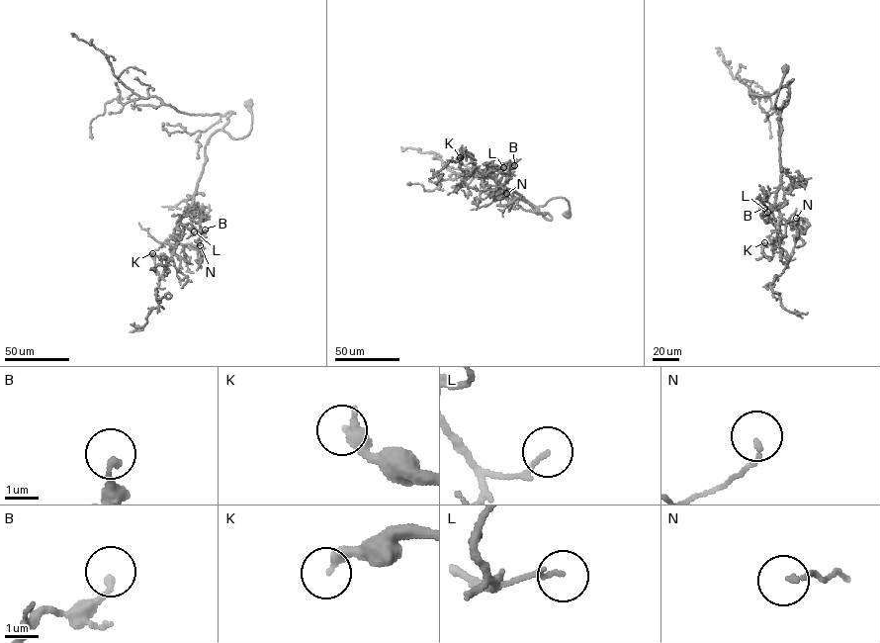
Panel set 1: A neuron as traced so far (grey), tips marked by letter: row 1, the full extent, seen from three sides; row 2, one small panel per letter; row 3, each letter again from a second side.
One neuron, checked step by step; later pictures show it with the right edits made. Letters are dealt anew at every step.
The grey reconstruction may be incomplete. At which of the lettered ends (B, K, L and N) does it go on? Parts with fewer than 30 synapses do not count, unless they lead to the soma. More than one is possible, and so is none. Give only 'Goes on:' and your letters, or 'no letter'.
Goes on: no letter

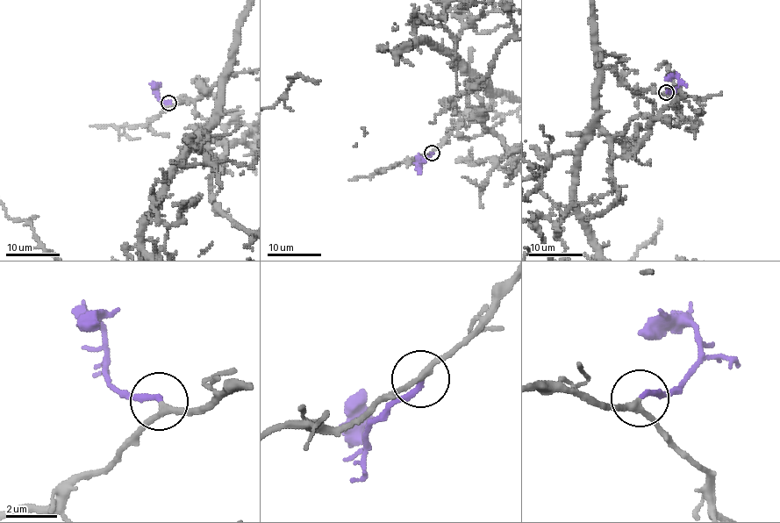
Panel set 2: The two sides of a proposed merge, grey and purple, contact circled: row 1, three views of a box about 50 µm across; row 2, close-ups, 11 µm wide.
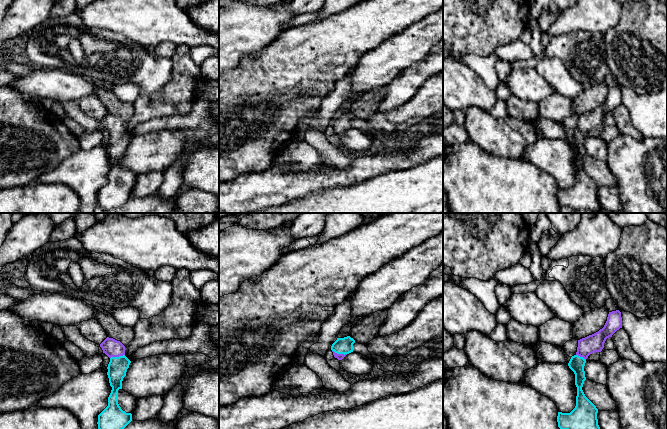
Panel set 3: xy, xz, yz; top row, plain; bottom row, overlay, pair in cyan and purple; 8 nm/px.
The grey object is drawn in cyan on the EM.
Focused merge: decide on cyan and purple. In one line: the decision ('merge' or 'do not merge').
merge

